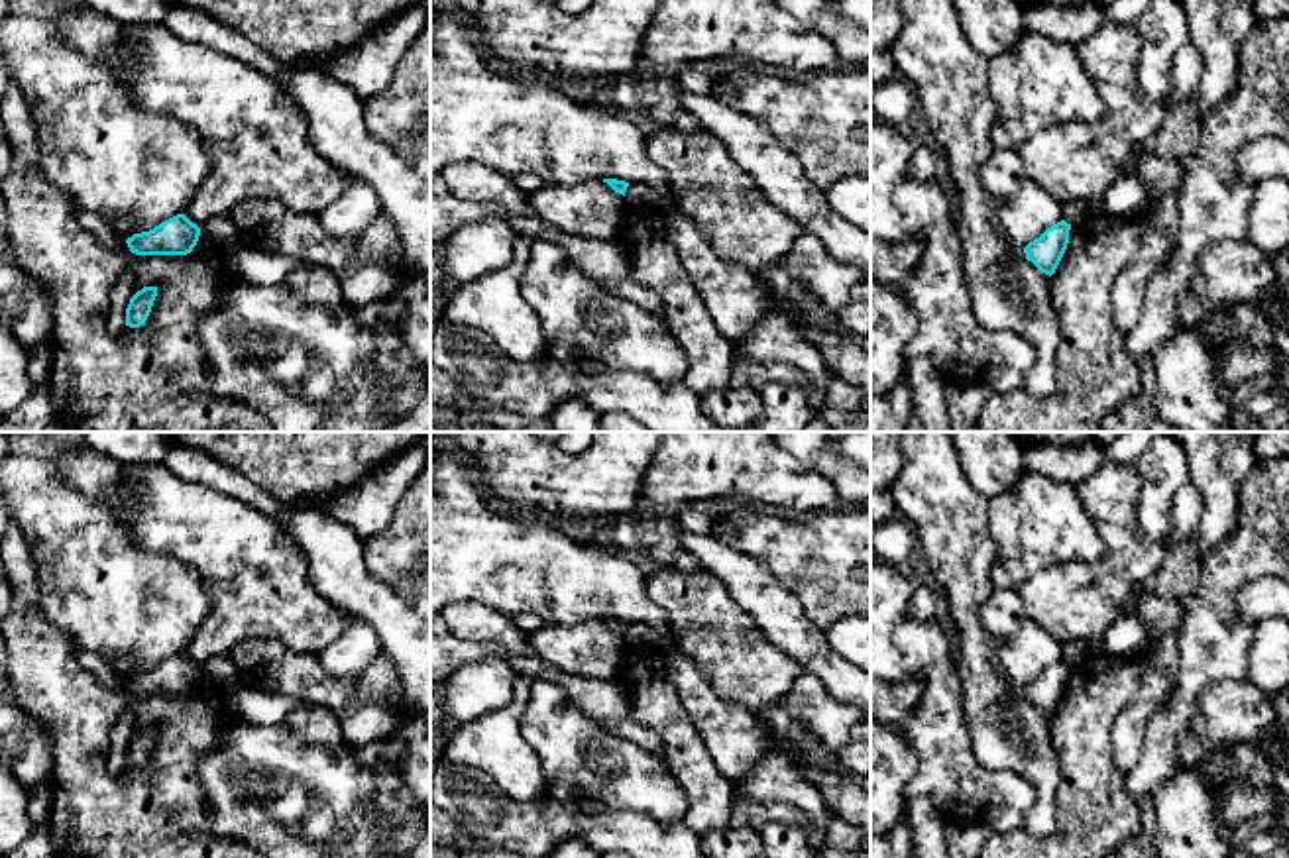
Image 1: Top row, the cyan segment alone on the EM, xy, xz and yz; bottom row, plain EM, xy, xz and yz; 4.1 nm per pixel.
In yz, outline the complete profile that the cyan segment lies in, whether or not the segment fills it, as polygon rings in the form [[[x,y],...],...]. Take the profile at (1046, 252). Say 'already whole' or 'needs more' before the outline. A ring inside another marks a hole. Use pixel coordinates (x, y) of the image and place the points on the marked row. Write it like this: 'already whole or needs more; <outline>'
already whole; [[[1065,220],[1047,228],[1039,238],[1024,247],[1026,259],[1041,273],[1053,275],[1069,243],[1071,224]]]

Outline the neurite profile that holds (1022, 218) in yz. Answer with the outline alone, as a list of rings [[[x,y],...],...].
[[[1028,181],[1010,200],[996,204],[994,218],[1016,247],[1026,247],[1061,222],[1061,204],[1037,183]]]

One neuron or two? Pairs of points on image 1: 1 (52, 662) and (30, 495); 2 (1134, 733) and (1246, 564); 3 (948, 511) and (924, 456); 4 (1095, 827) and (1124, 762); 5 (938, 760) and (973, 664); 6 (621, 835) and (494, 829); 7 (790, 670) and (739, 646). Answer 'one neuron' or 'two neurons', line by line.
1: two neurons
2: two neurons
3: one neuron
4: two neurons
5: two neurons
6: one neuron
7: one neuron

